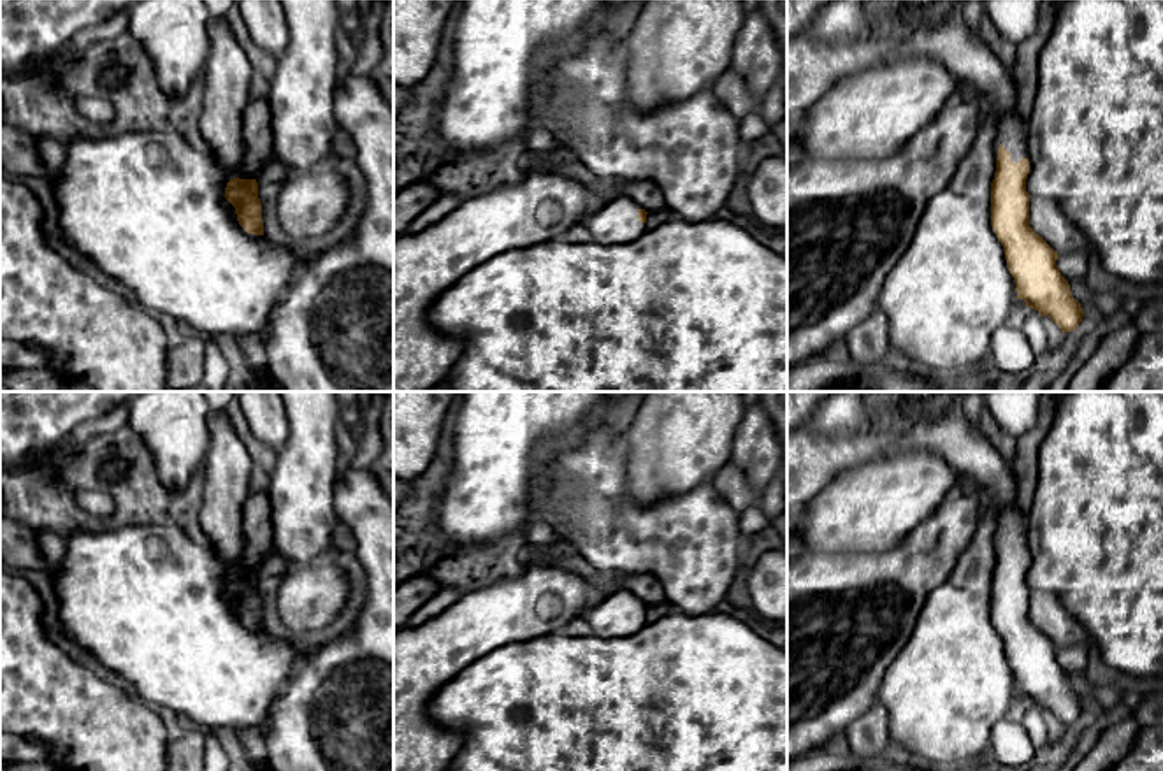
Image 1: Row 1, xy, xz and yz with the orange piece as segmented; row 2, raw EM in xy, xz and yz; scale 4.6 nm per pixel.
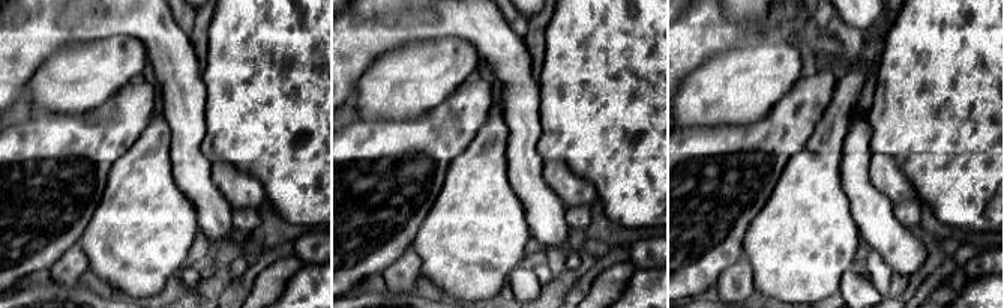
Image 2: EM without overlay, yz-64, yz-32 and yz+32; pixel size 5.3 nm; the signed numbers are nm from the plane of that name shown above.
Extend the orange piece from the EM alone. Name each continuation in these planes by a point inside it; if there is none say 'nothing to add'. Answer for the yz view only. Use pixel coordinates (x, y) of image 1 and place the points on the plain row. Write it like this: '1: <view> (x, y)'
1: yz (838, 434)

